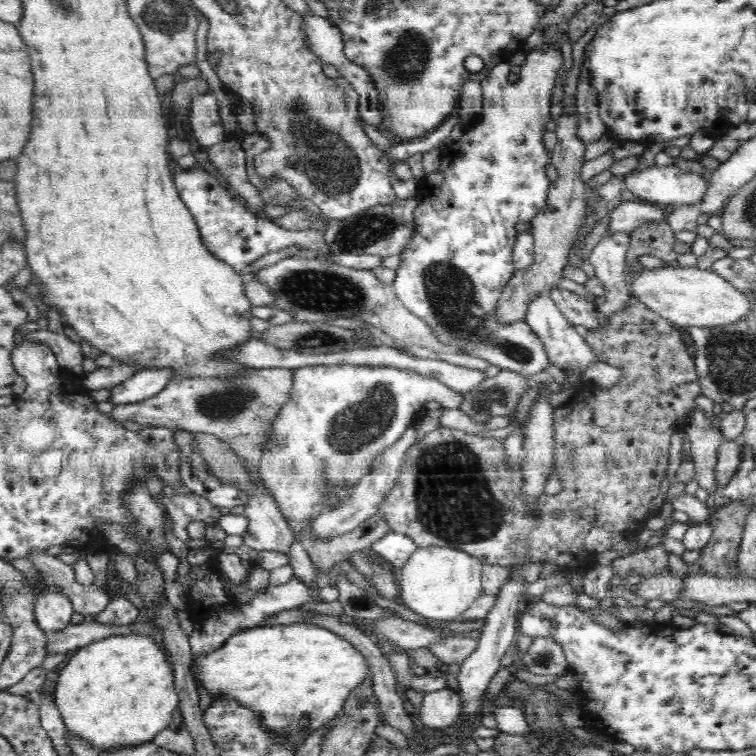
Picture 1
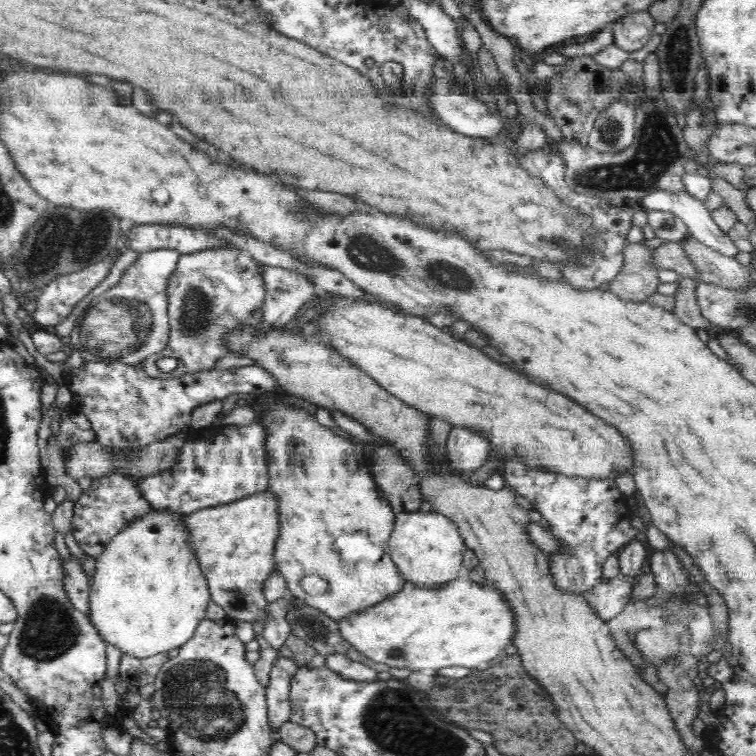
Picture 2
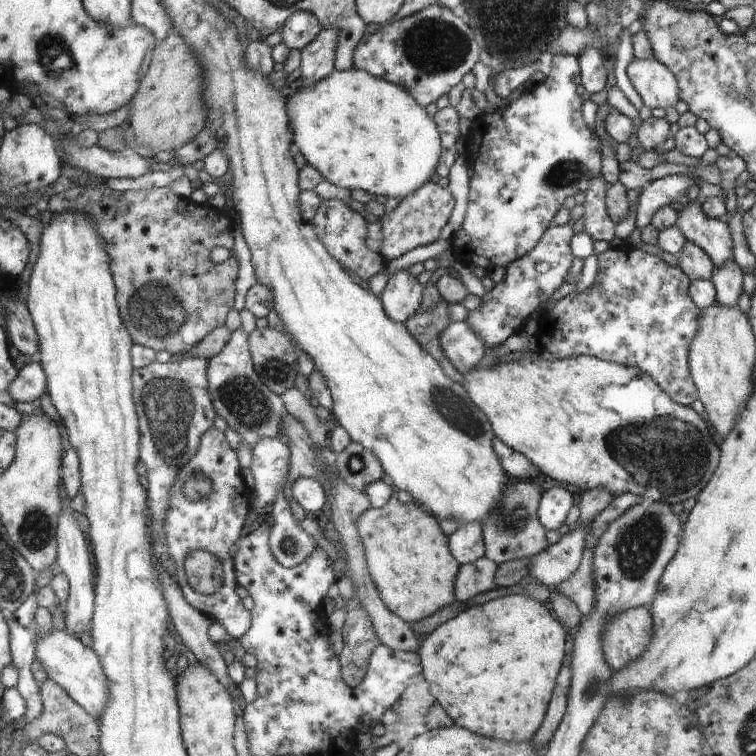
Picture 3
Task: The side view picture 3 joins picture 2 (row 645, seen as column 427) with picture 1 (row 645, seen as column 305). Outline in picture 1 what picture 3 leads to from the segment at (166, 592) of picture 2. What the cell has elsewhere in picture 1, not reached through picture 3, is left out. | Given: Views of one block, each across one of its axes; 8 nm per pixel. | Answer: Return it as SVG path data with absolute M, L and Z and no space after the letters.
M114 634L78 648L60 666L55 690L55 704L61 713L66 729L98 750L111 752L124 747L137 747L153 743L153 739L178 717L179 697L175 679L166 661L165 651L154 642L152 636L143 634Z

